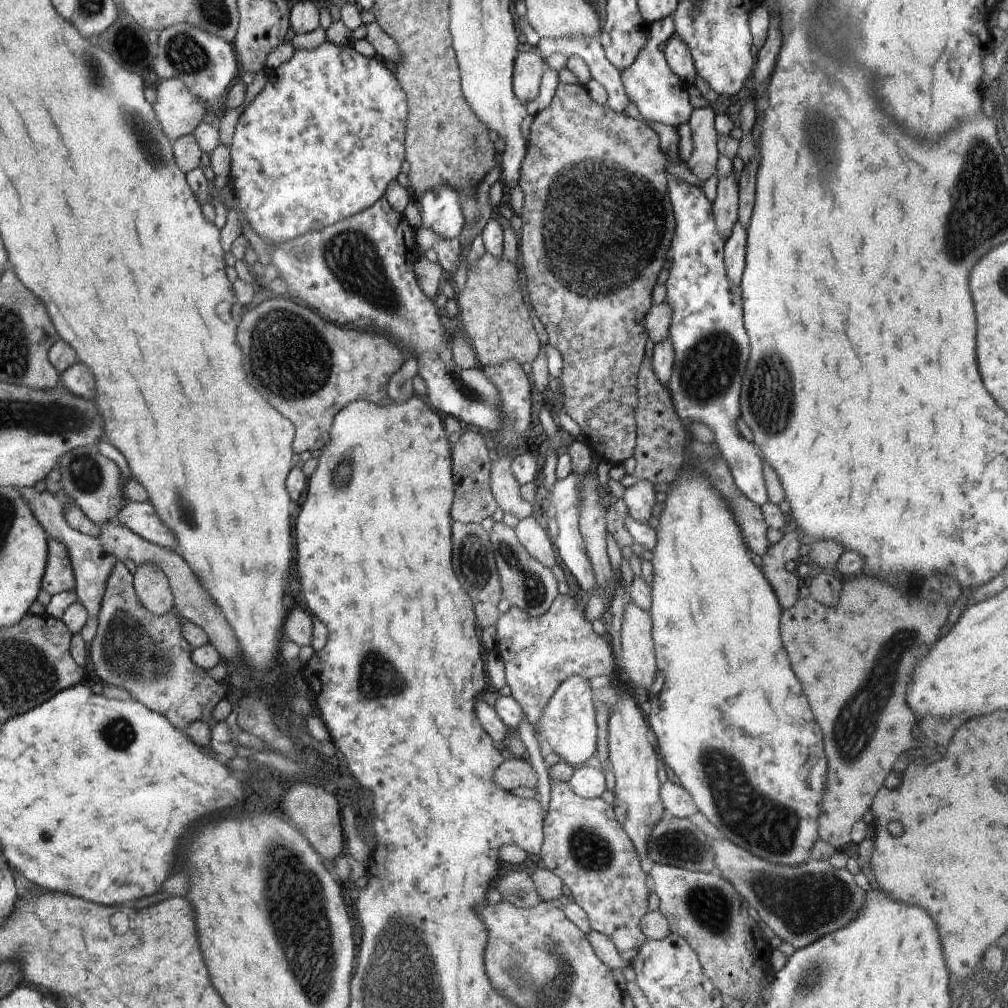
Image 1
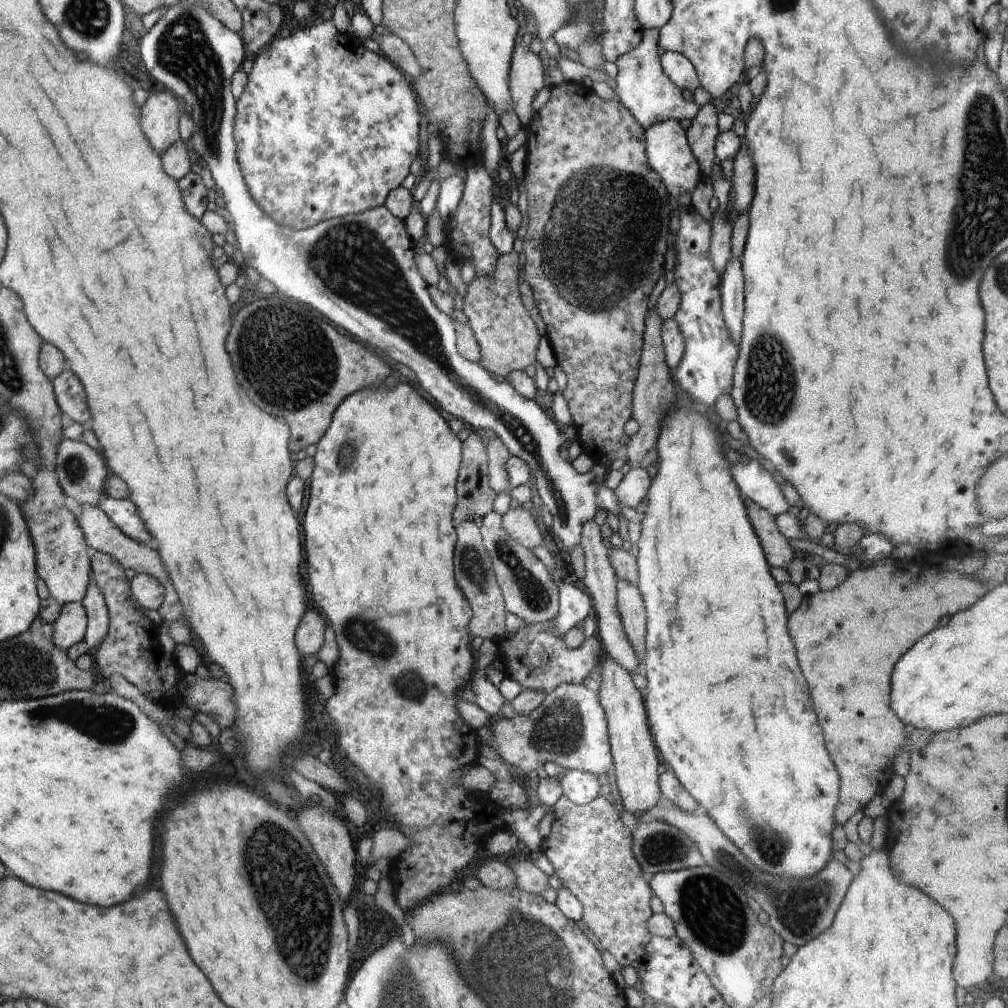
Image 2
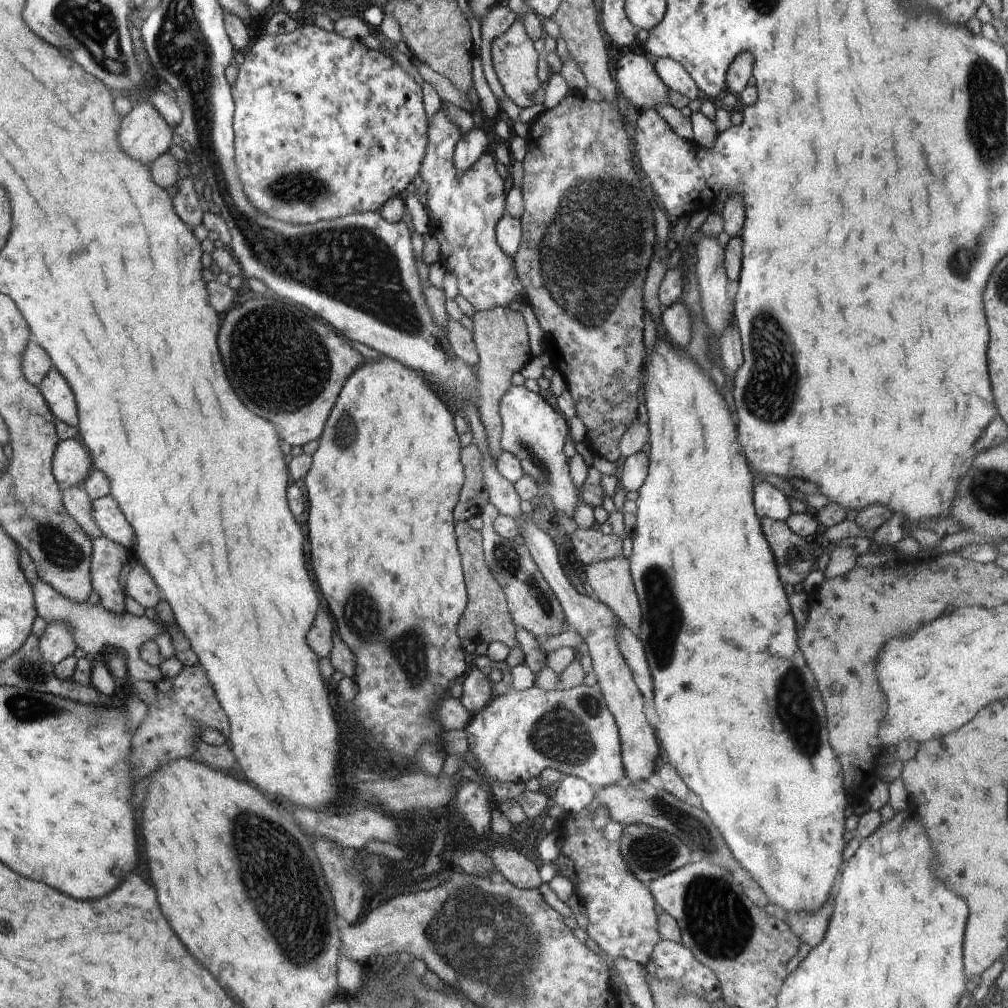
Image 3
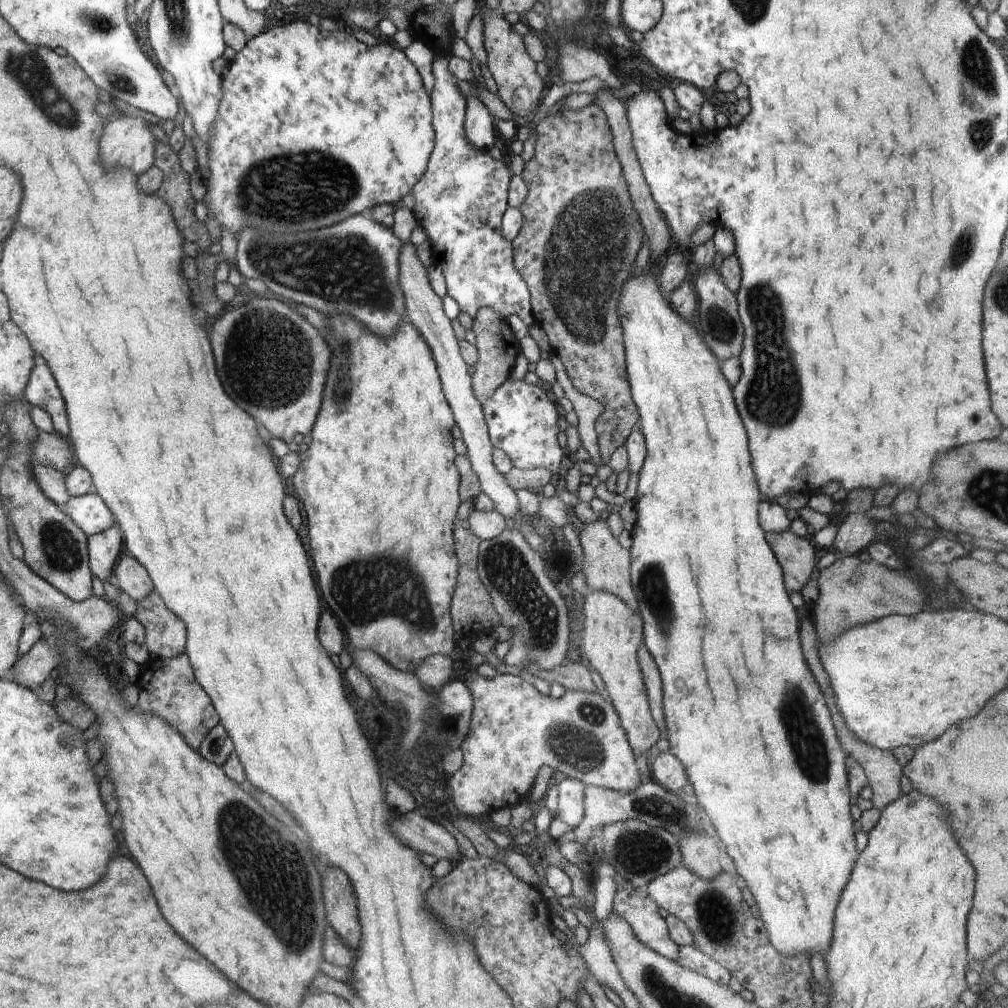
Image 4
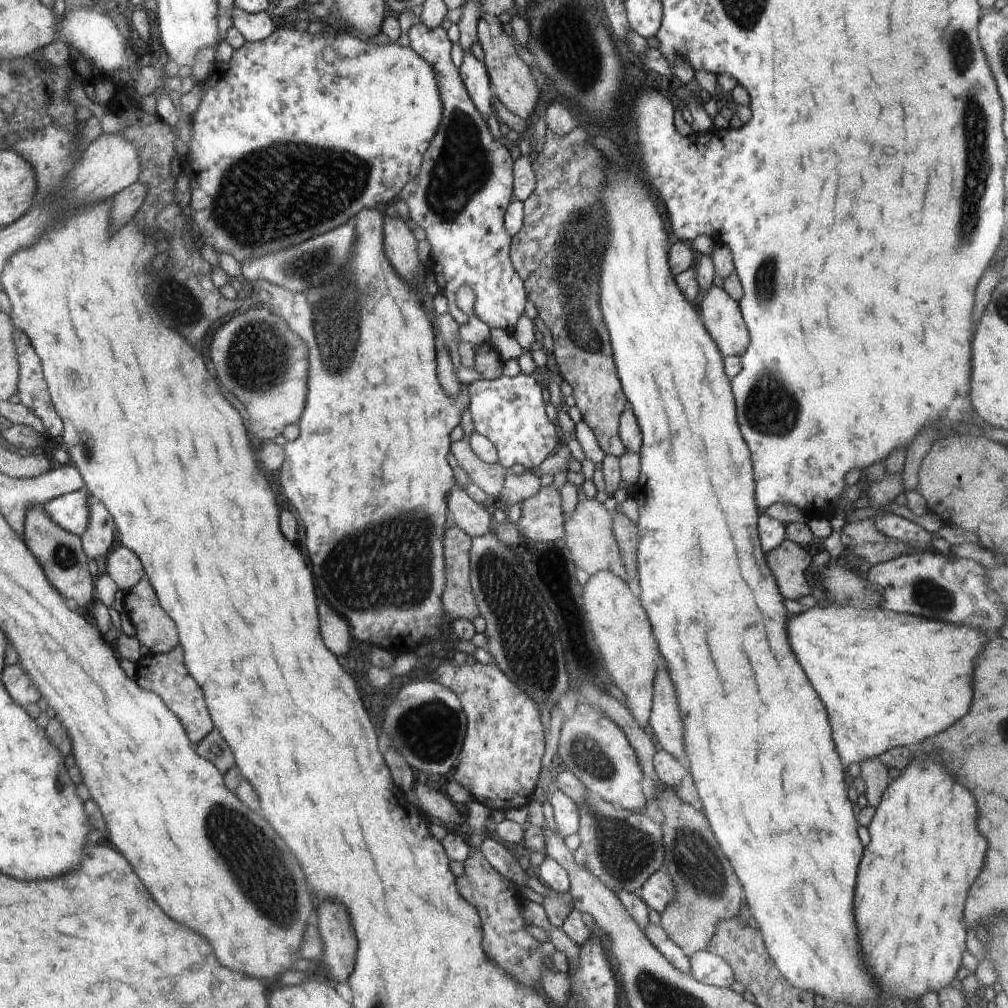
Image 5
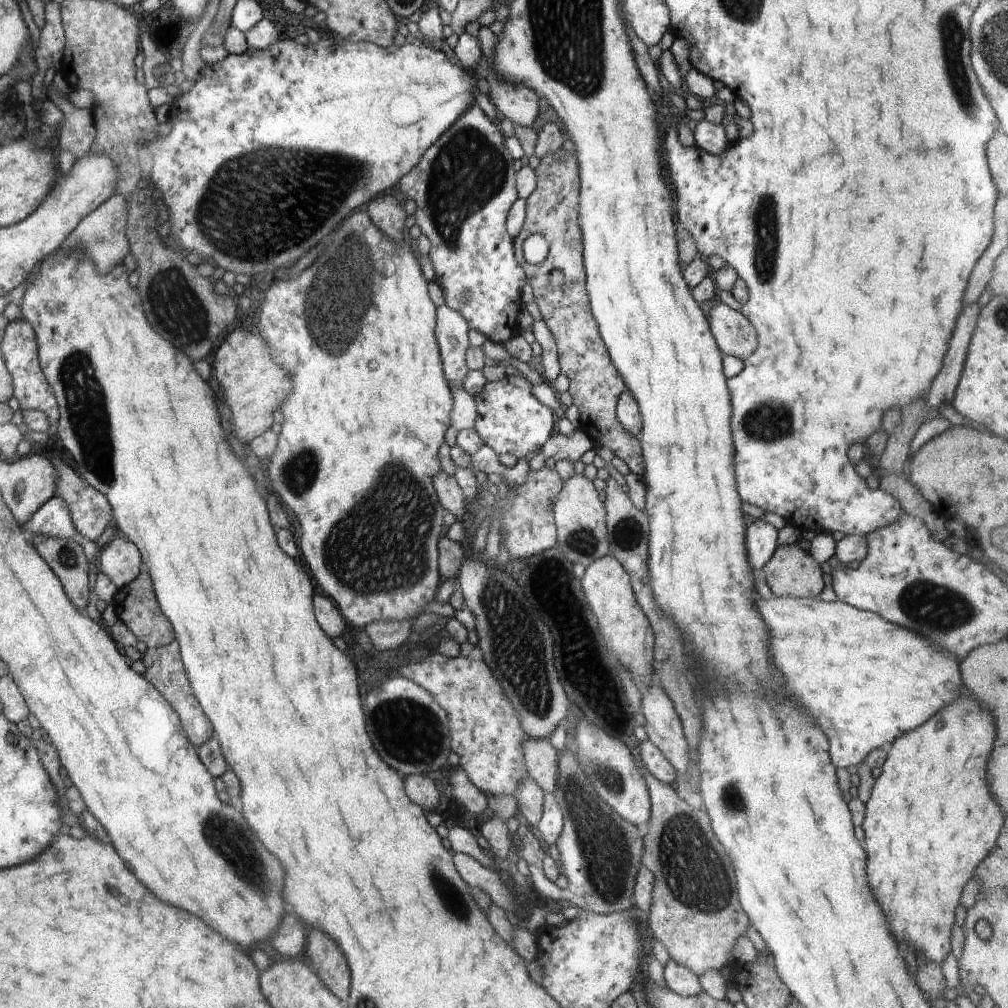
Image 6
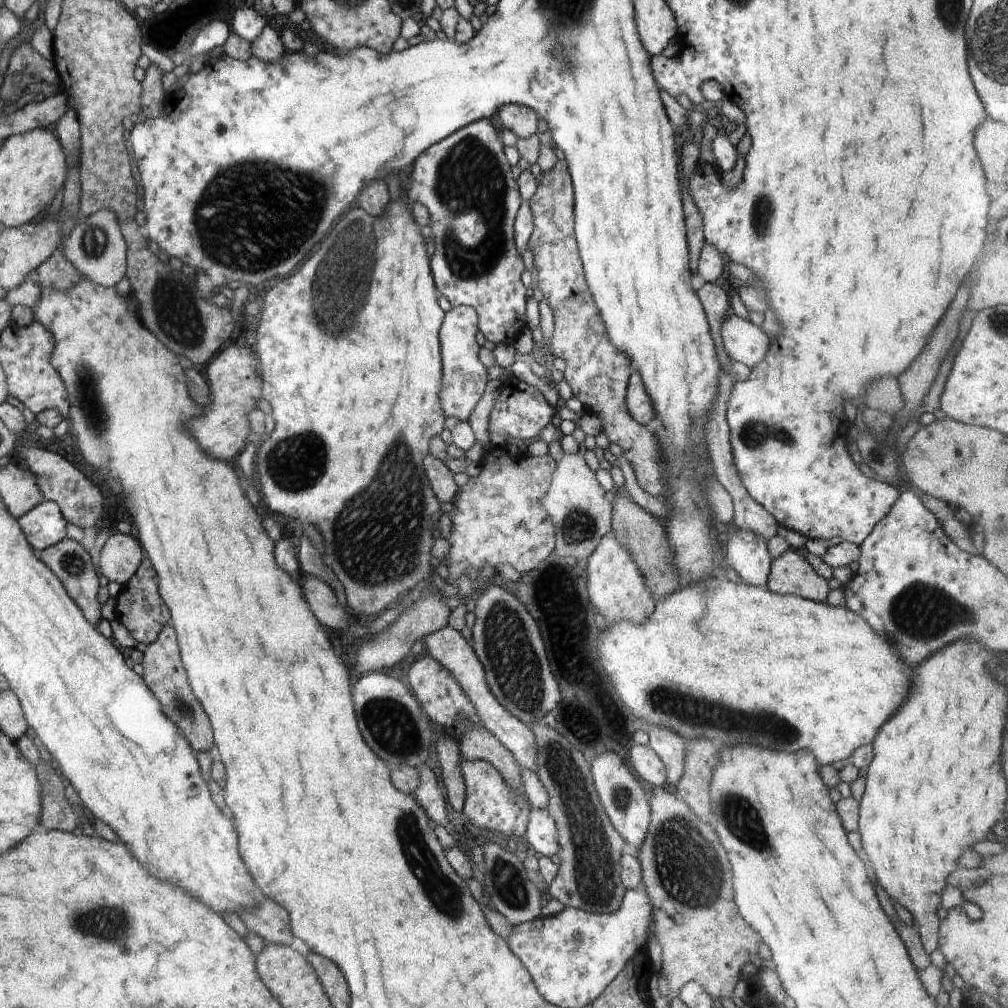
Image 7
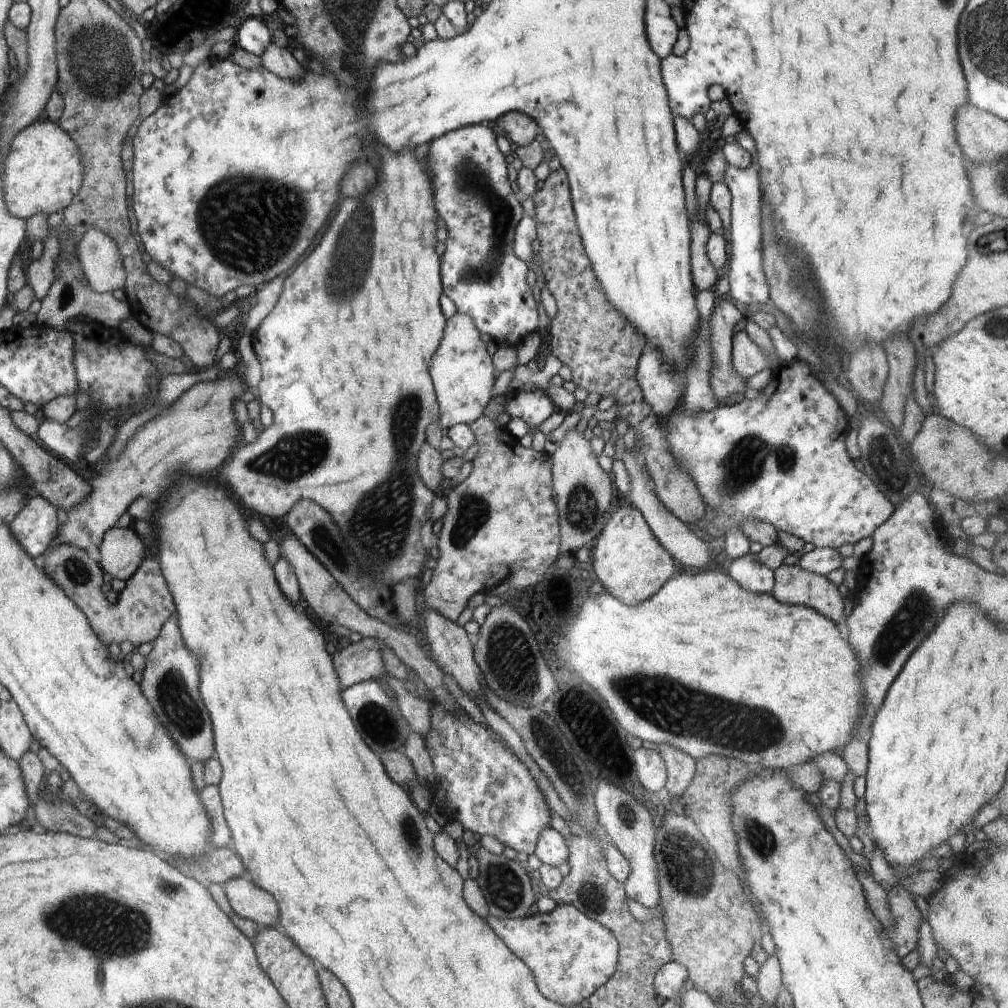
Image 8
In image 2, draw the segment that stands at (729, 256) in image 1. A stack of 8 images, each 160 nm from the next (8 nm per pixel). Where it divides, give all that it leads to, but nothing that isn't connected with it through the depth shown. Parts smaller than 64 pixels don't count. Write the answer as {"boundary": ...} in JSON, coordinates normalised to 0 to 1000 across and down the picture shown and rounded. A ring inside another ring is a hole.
{"boundary":[[[726,254],[722,257],[719,267],[715,272],[715,307],[717,316],[721,326],[723,327],[725,338],[728,338],[732,343],[735,338],[735,331],[737,326],[737,308],[738,308],[738,277],[735,263],[735,256]]]}

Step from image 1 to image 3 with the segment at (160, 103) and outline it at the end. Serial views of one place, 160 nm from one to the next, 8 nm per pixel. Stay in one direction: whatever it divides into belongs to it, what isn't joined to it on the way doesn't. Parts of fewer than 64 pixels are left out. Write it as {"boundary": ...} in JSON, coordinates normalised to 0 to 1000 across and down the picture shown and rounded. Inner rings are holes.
{"boundary":[[[145,97],[135,99],[131,109],[122,115],[119,127],[121,149],[146,166],[168,151],[172,128]]]}

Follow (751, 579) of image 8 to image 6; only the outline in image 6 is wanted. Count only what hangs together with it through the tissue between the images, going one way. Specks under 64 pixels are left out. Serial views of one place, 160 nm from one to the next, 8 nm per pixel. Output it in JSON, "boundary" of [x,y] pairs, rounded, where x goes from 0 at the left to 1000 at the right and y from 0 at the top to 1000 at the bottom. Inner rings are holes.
{"boundary":[[[758,515],[744,518],[740,526],[740,546],[742,546],[742,556],[748,567],[754,570],[754,565],[768,552],[772,542],[771,524]]]}

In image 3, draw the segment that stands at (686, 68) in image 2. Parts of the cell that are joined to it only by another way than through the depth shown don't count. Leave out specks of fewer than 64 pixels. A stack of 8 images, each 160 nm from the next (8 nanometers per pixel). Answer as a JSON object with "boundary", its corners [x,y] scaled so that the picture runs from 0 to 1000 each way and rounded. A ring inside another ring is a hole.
{"boundary":[[[655,57],[648,59],[648,64],[657,81],[665,89],[675,91],[685,100],[697,95],[696,90],[673,61],[663,57]]]}

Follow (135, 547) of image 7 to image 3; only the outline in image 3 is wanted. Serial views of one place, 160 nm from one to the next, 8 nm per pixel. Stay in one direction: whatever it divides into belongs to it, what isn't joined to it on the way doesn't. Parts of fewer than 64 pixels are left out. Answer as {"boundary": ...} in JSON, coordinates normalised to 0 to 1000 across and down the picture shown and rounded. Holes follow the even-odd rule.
{"boundary":[[[139,560],[131,563],[124,579],[129,591],[143,603],[155,603],[163,595],[150,569]]]}

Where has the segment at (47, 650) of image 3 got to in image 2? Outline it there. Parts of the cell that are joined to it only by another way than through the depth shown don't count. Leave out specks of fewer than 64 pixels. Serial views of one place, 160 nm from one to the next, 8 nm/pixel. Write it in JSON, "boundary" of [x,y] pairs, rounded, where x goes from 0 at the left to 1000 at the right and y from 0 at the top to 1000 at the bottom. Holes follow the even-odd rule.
{"boundary":[[[65,598],[61,601],[58,613],[53,617],[53,638],[66,646],[84,632],[86,609],[79,598]]]}

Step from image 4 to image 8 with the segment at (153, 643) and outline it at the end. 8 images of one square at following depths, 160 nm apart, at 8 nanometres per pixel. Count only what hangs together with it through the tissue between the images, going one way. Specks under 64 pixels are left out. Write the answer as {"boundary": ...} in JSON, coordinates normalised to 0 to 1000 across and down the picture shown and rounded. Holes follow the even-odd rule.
{"boundary":[[[67,539],[63,541],[52,540],[43,551],[43,566],[63,587],[65,587],[65,591],[85,610],[91,625],[105,641],[108,641],[110,637],[119,639],[121,636],[127,635],[136,643],[140,639],[145,639],[145,637],[153,637],[158,631],[160,621],[175,607],[174,597],[162,572],[158,558],[151,549],[144,553],[137,565],[129,572],[129,575],[124,577],[124,583],[118,587],[118,592],[114,599],[108,599],[99,584],[102,579],[101,570],[103,569],[101,563],[89,554],[84,546]]]}

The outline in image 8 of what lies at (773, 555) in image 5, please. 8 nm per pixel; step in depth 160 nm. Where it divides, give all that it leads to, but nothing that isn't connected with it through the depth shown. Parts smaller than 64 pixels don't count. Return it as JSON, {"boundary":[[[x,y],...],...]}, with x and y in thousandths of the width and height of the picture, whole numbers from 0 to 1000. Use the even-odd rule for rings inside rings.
{"boundary":[[[776,559],[768,566],[766,591],[775,598],[798,600],[820,611],[828,620],[839,616],[836,593],[831,581],[819,570],[810,569],[794,561]]]}

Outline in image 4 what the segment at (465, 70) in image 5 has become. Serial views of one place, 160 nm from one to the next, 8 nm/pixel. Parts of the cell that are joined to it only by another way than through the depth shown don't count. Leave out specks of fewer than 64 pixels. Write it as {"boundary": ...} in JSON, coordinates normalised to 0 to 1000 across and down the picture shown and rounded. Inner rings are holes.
{"boundary":[[[467,94],[462,98],[463,106],[460,120],[461,138],[473,148],[486,149],[494,139],[489,115],[484,111],[475,96]]]}

